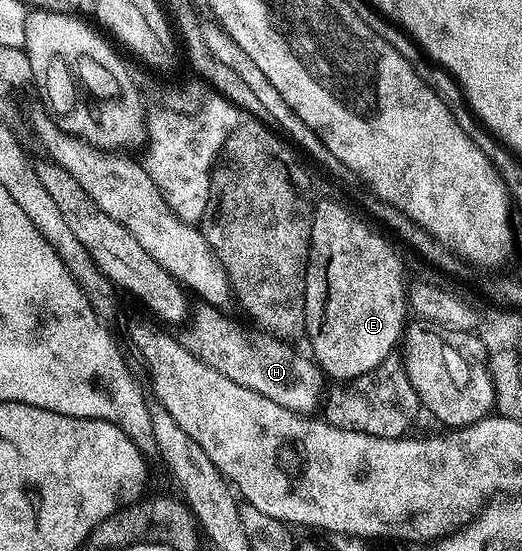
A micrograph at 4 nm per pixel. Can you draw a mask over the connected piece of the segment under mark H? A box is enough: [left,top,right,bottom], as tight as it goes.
[184,307,324,415]

